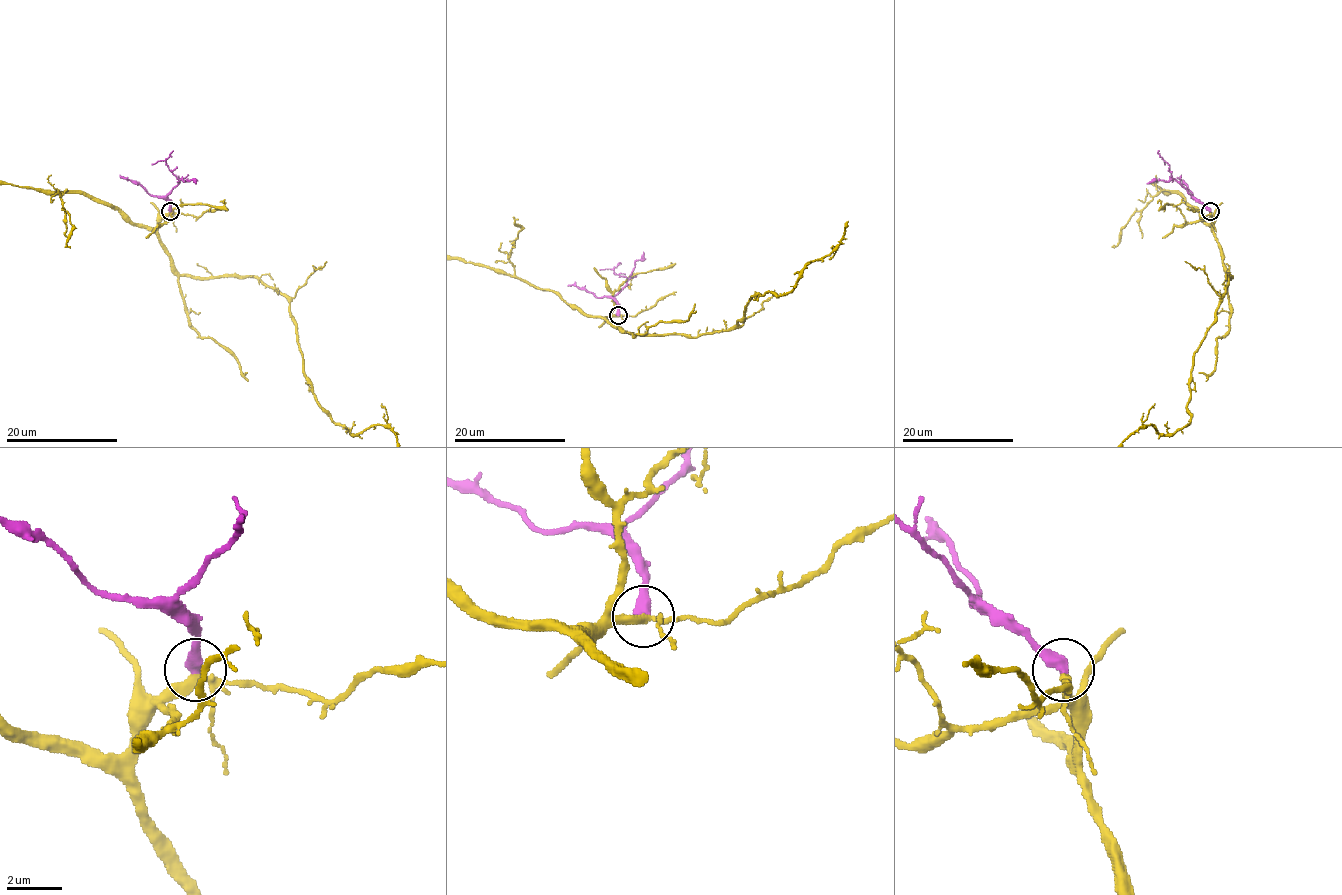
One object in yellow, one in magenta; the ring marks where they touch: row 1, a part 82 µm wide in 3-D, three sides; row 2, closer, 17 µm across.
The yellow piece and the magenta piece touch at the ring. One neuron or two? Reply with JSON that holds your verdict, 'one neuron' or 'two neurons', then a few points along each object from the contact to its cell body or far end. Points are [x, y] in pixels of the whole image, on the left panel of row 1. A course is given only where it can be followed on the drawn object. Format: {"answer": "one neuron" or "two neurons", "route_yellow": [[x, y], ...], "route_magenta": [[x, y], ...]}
{"answer": "one neuron", "route_yellow": [[170, 211], [157, 236], [171, 266], [275, 287], [317, 404], [352, 434], [395, 434]], "route_magenta": [[170, 211], [167, 194], [179, 180], [164, 160], [151, 165]]}

